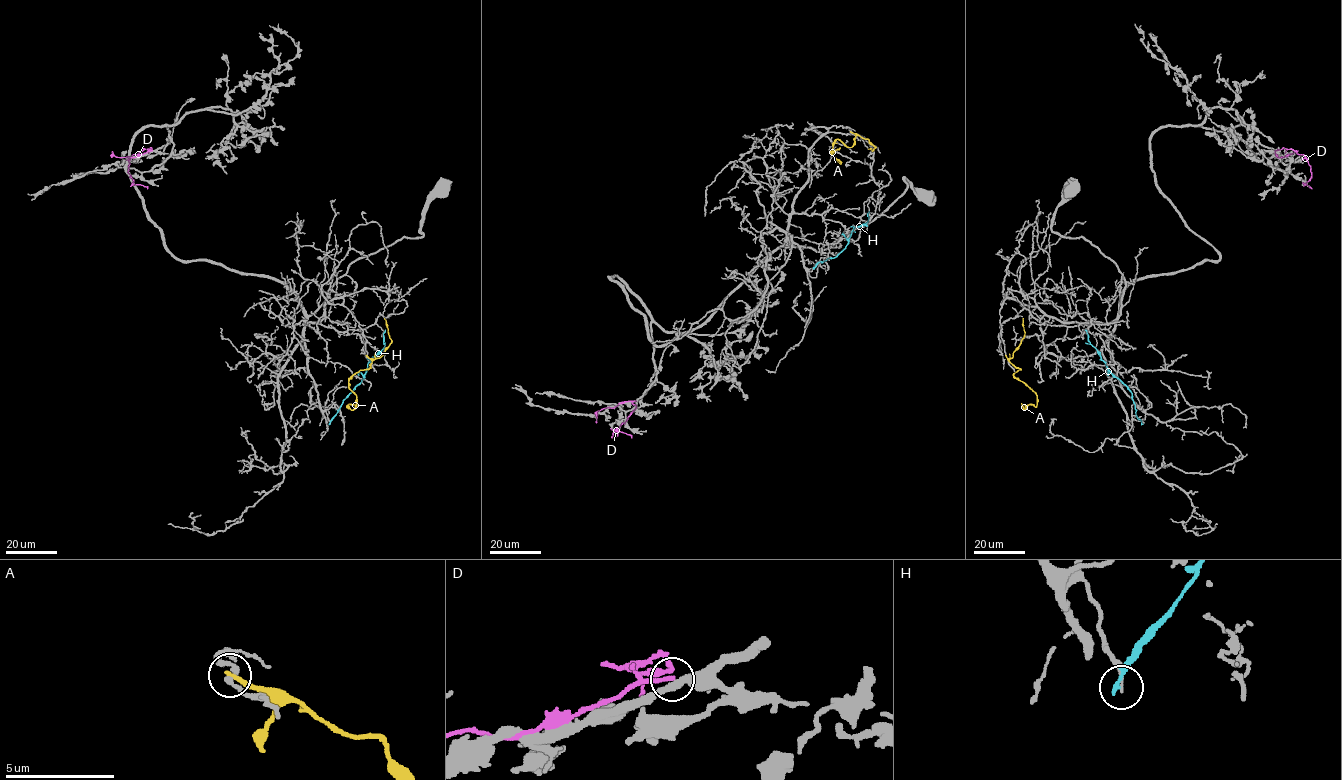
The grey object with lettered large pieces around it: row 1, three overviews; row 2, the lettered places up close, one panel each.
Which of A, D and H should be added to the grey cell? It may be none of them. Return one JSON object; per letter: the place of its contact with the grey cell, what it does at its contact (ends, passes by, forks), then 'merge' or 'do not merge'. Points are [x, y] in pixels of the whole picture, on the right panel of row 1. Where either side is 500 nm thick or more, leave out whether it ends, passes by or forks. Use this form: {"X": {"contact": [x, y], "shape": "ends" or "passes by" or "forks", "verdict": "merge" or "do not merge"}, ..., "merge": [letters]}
{"A": {"contact": [1006, 356], "shape": "ends", "verdict": "do not merge"}, "D": {"contact": [1275, 150], "shape": "ends", "verdict": "do not merge"}, "H": {"contact": [1143, 423], "shape": "ends", "verdict": "do not merge"}, "merge": []}

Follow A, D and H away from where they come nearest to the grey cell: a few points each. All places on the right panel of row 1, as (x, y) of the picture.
A: (1005, 356), (1021, 369), (1013, 374), (1037, 395), (1036, 406), (1028, 405), (1023, 409), (1021, 403)
D: (1275, 150), (1293, 149), (1303, 155), (1310, 166), (1311, 177), (1305, 184), (1311, 188)
H: (1143, 423), (1136, 415), (1131, 391), (1108, 369), (1085, 330)

